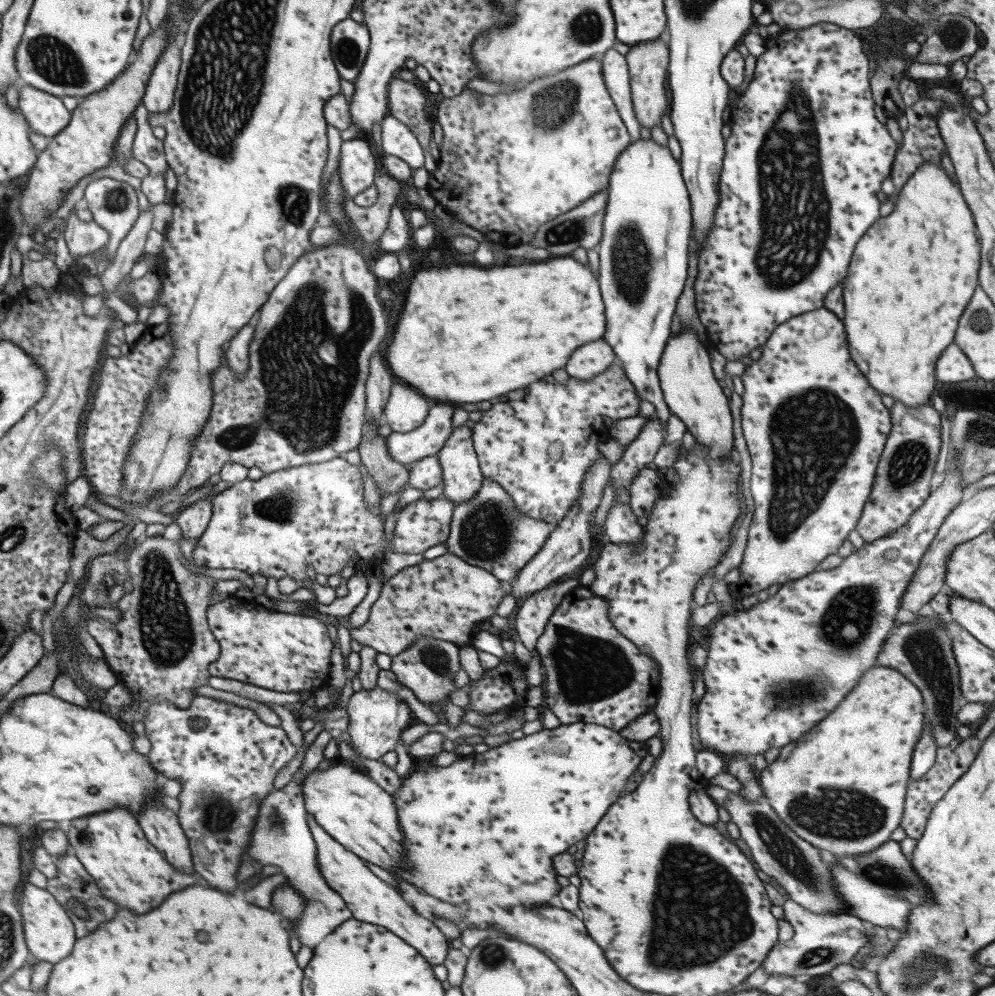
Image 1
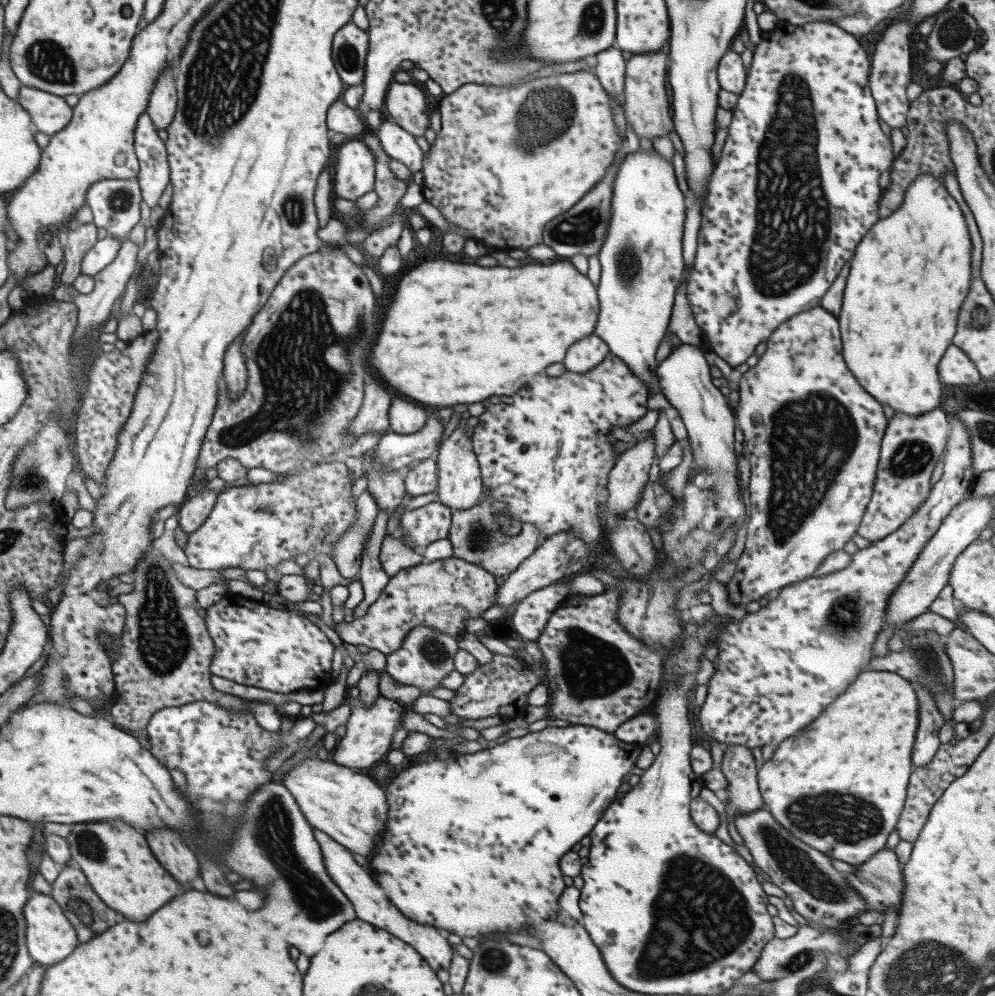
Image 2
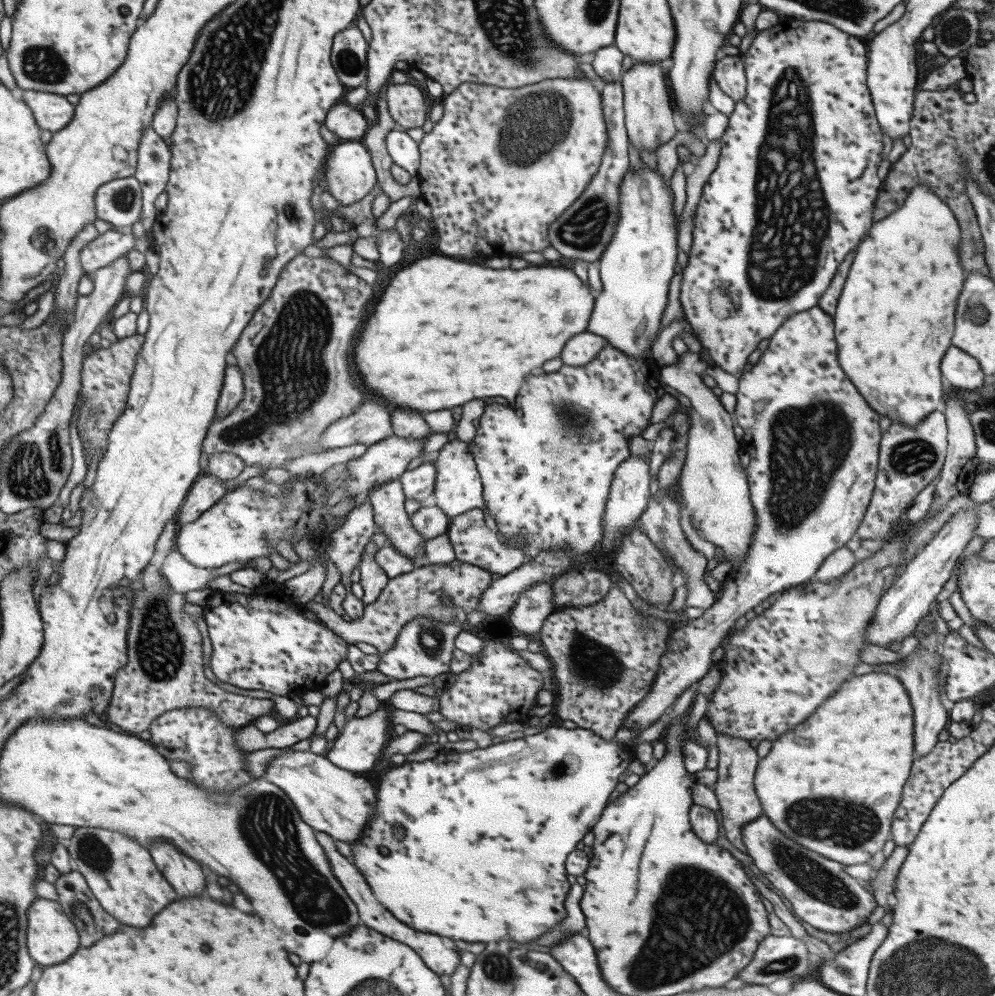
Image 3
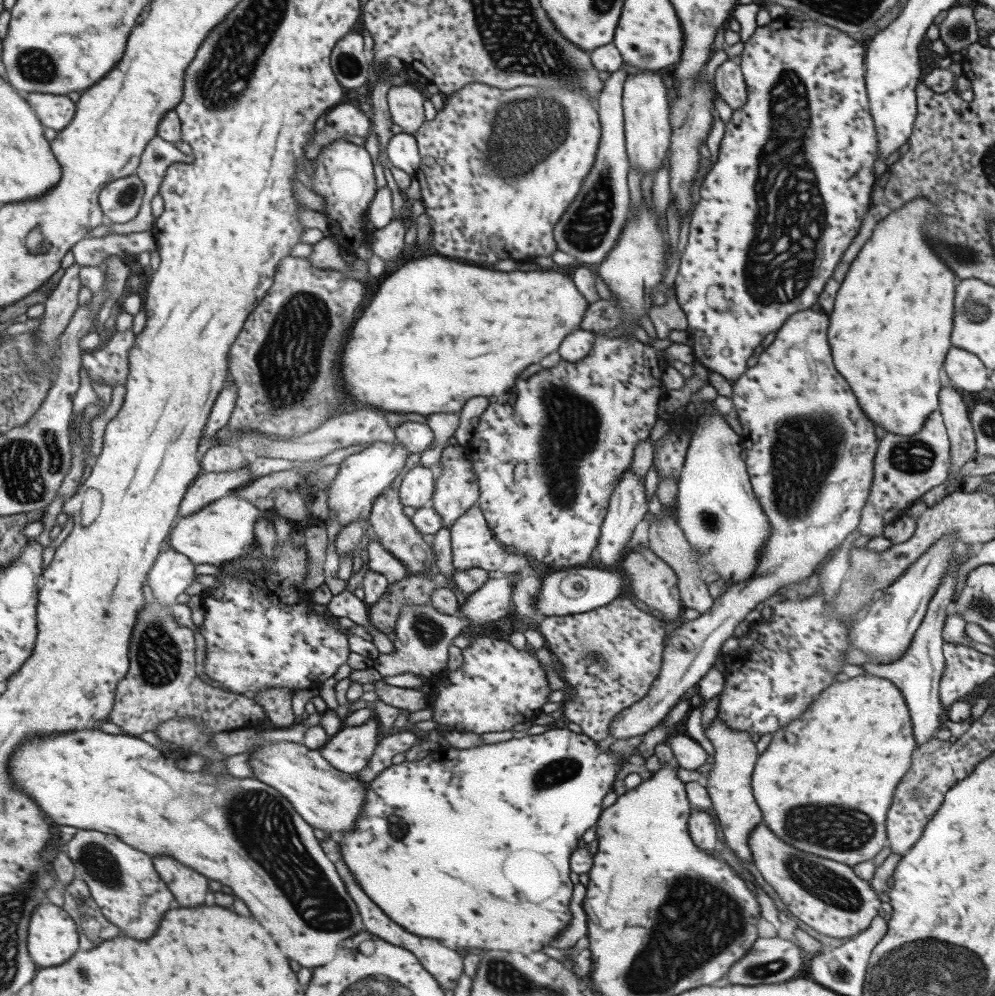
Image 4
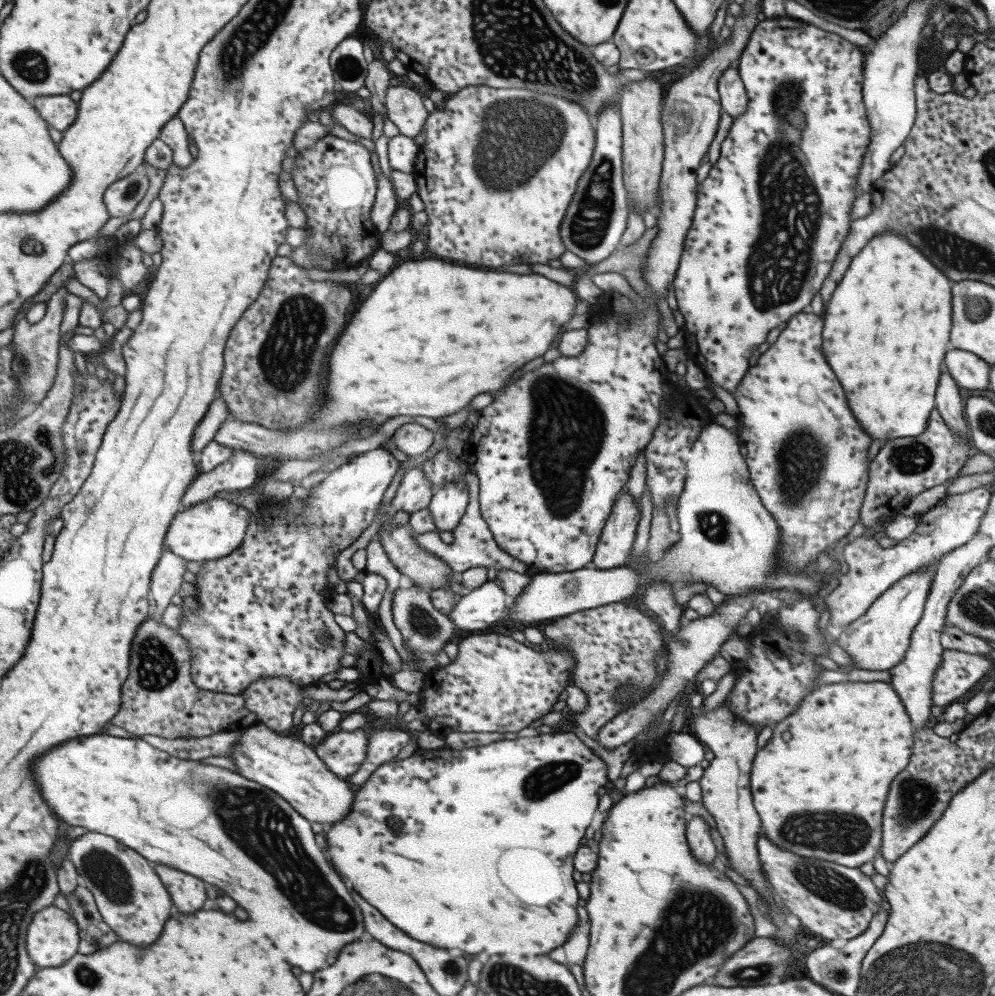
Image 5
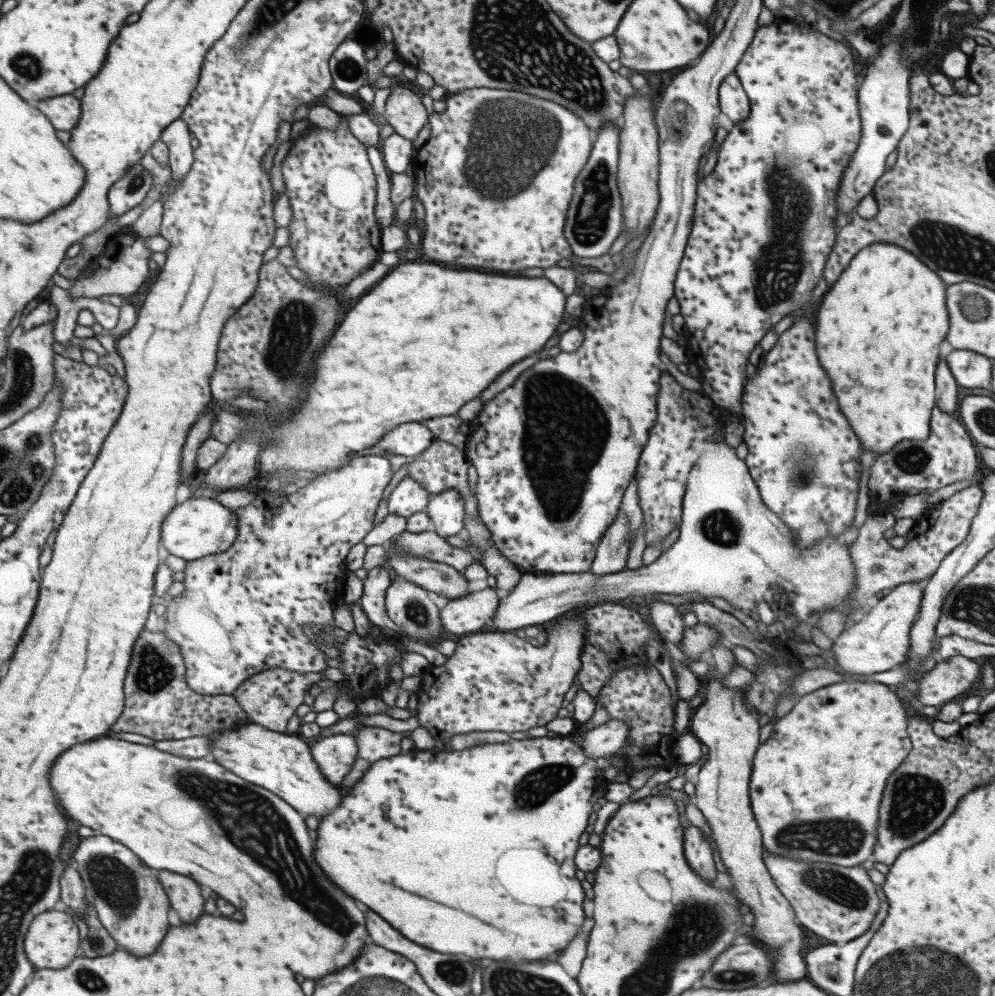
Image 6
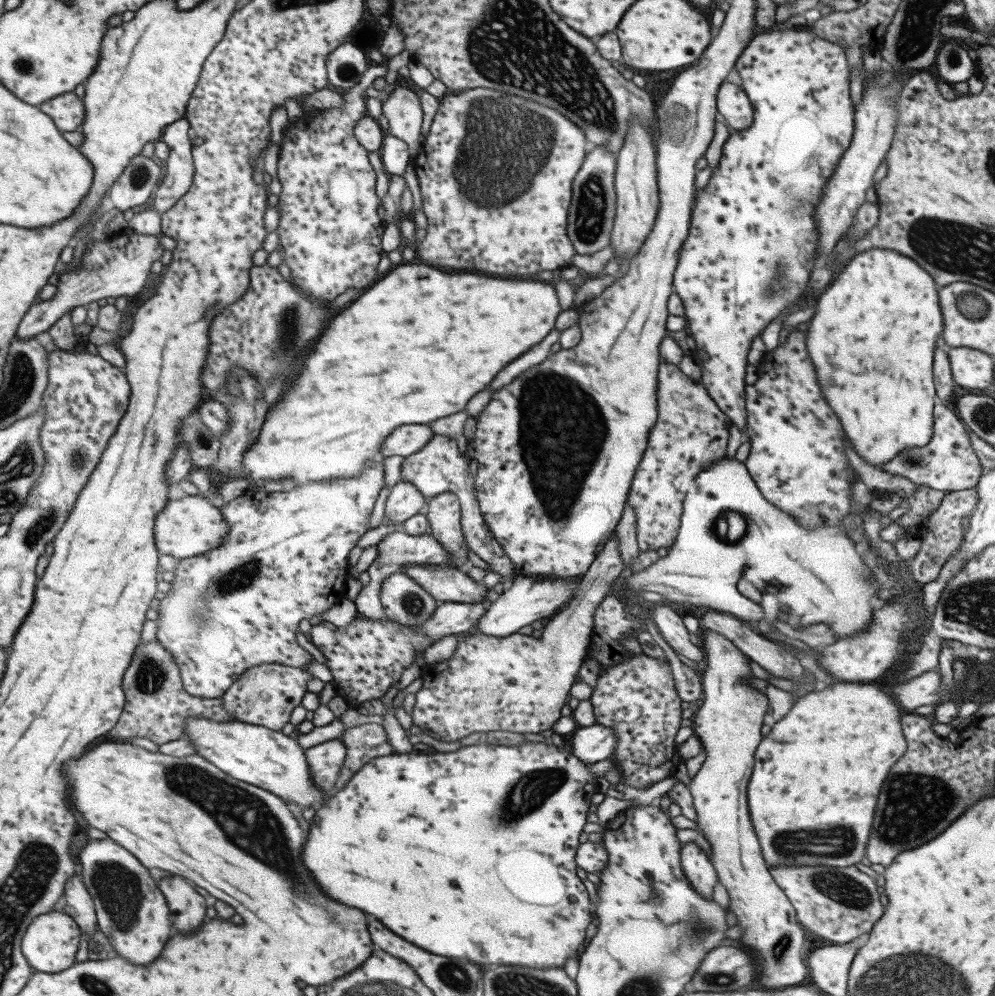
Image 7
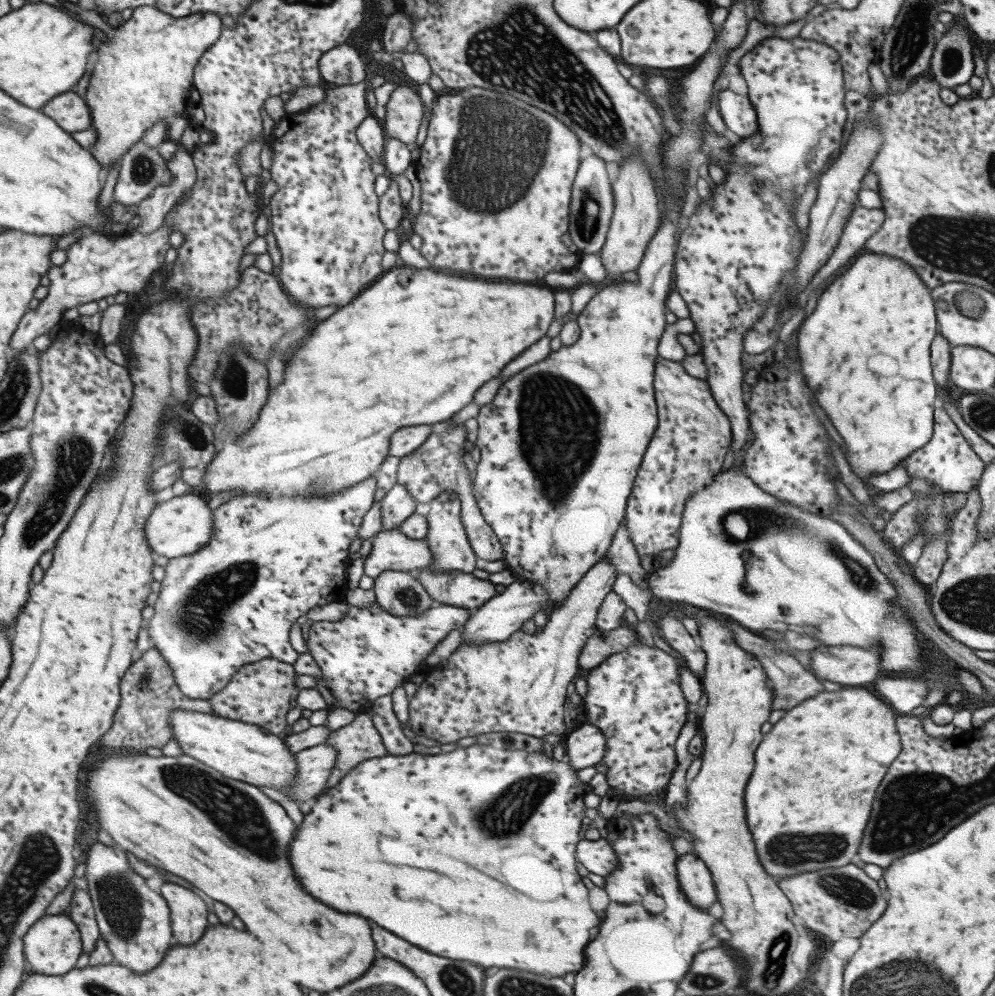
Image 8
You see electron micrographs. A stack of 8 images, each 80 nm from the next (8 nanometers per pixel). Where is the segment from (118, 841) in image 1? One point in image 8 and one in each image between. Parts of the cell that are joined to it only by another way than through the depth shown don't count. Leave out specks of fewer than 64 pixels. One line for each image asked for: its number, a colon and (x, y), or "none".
2: (116, 861)
3: (120, 873)
4: (122, 881)
5: (130, 898)
6: (130, 903)
7: (130, 910)
8: (134, 921)

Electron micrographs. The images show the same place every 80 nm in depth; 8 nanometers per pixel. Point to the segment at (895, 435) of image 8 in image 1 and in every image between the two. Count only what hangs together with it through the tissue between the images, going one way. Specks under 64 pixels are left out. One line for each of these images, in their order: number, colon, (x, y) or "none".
1: (904, 290)
2: (910, 272)
3: (894, 318)
4: (889, 328)
5: (885, 328)
6: (877, 334)
7: (870, 339)

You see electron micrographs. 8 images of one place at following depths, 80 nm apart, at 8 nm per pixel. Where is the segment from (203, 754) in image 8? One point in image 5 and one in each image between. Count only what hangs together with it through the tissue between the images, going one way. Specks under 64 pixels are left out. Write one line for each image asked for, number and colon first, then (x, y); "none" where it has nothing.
5: (290, 768)
6: (281, 763)
7: (273, 761)

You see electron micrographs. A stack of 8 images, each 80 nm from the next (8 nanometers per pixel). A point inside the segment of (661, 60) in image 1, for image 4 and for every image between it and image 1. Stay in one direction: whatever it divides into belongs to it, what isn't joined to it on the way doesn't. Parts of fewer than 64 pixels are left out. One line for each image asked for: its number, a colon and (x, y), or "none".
2: (646, 108)
3: (648, 120)
4: (643, 99)

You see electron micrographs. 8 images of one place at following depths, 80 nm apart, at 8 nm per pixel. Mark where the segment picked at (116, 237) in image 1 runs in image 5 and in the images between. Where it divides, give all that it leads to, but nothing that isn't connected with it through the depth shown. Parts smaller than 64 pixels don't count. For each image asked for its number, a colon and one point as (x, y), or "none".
2: (114, 203)
3: (118, 201)
4: (119, 201)
5: (120, 197)

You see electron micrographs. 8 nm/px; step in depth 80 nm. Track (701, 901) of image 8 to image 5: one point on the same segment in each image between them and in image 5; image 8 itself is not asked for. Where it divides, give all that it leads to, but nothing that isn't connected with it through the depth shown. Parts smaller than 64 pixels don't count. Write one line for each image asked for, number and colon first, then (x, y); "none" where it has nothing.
5: (697, 836)
6: (697, 851)
7: (698, 870)

